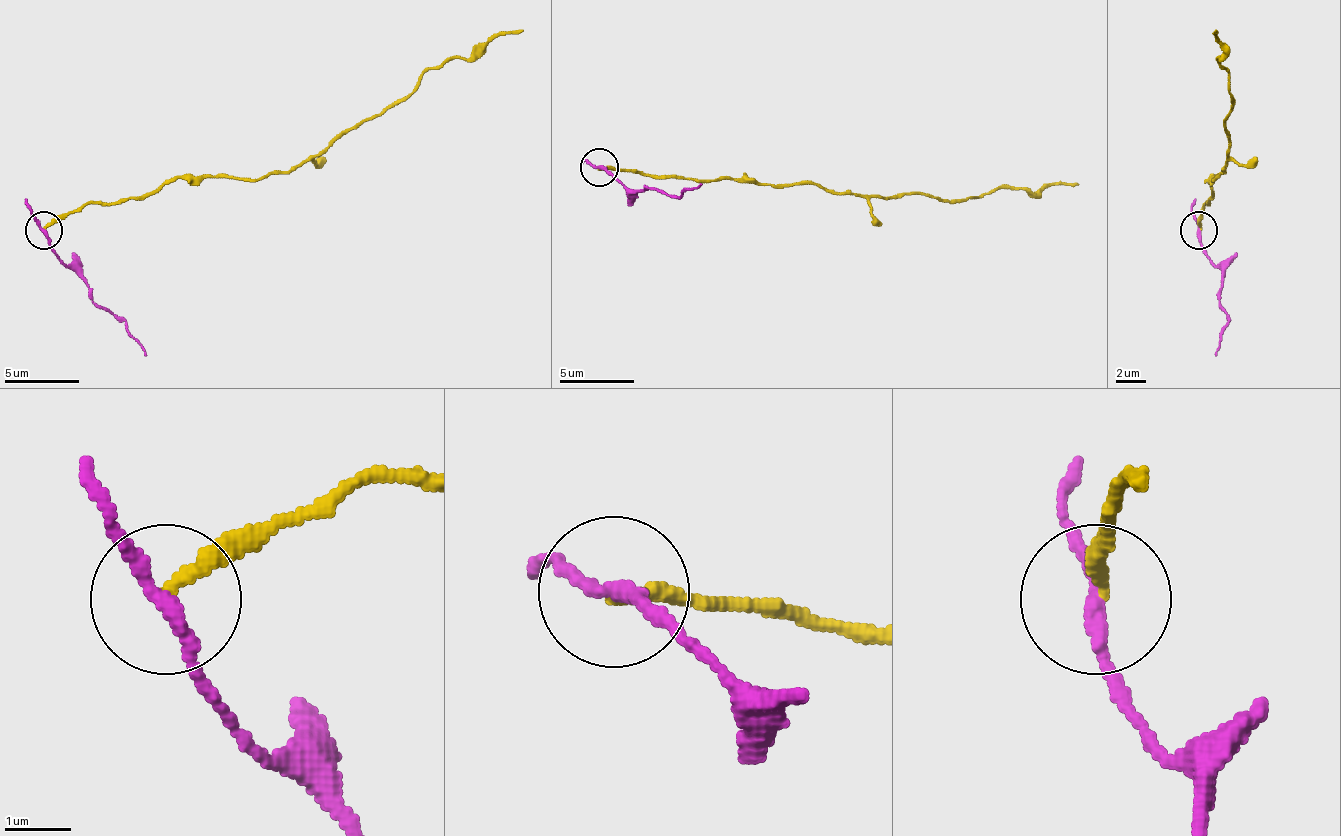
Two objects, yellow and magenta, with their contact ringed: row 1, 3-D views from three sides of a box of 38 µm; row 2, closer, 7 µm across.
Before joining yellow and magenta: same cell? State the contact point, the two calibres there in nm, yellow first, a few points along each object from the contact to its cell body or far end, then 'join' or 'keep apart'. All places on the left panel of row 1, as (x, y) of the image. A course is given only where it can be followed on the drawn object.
at (44, 230); 190 nm thick on the yellow side, 200 nm on the other; yellow runs (44, 229), (89, 203), (153, 195), (179, 177), (262, 180), (292, 173), (397, 105), (427, 72), (524, 30); magenta runs (44, 229), (56, 252), (74, 270), (97, 304), (116, 315), (146, 356); keep apart

